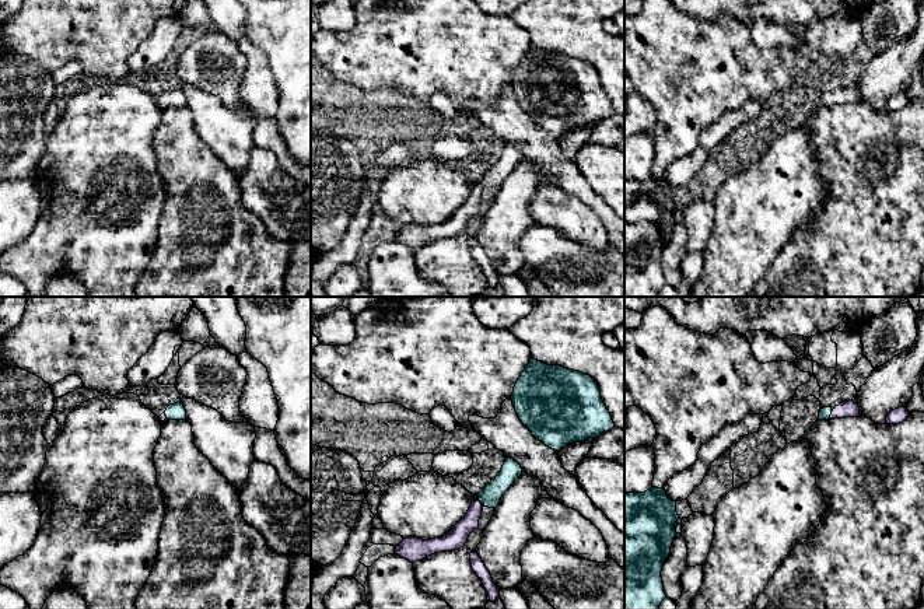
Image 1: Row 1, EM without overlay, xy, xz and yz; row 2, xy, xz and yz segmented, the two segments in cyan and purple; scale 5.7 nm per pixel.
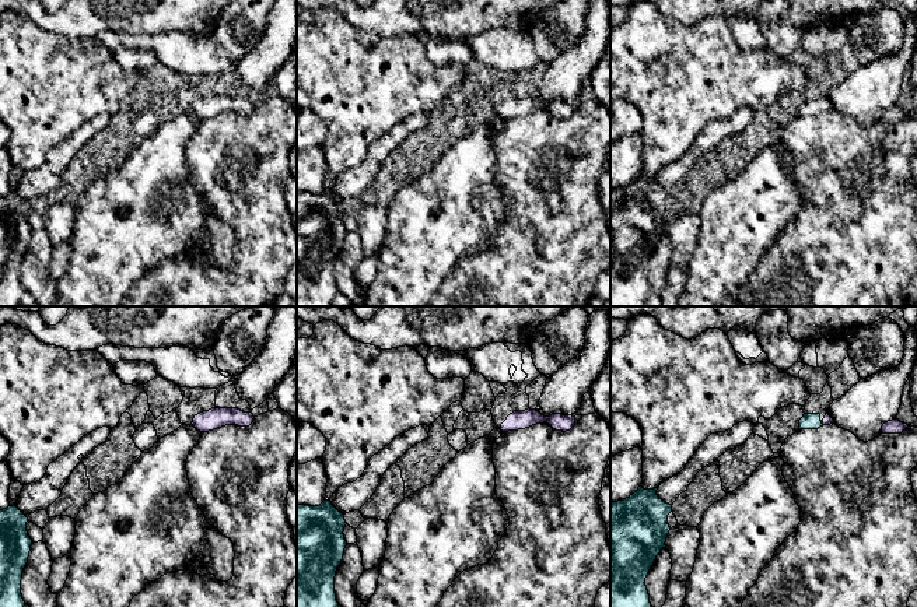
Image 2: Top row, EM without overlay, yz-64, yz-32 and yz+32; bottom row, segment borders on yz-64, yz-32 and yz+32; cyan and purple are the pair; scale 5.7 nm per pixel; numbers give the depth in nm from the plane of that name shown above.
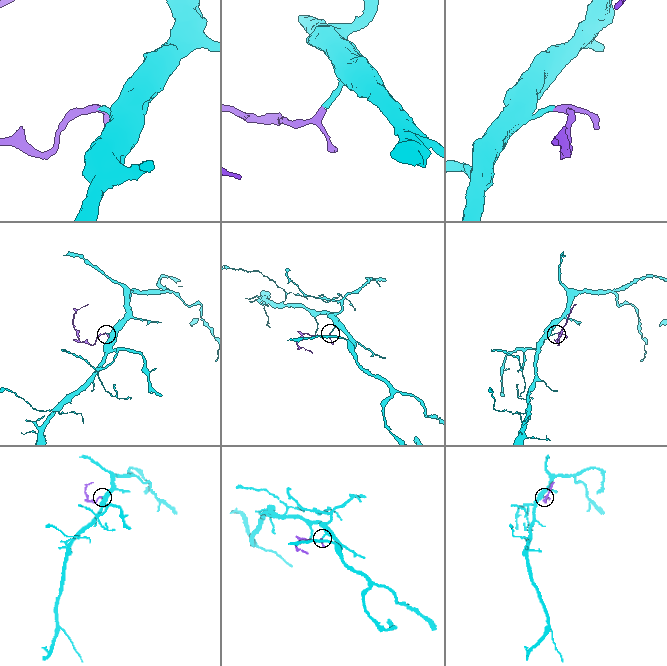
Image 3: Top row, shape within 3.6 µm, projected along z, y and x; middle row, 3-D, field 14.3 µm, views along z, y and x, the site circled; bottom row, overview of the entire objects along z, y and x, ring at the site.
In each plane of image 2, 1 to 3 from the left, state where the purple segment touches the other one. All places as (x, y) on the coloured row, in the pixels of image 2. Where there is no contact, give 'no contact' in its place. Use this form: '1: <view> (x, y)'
1: no contact
2: no contact
3: no contact

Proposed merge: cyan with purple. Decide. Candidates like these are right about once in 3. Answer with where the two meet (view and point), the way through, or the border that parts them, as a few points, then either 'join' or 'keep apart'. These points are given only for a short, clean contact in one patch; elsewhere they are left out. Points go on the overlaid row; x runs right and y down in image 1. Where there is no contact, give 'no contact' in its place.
meets cyan in yz at (830, 413); runs through yz (825, 413), (830, 413), (847, 409); join

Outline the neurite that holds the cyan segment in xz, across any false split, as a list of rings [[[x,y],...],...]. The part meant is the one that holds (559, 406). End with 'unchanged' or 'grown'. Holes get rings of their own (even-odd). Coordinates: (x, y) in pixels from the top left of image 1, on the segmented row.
[[[531,358],[511,400],[521,423],[554,451],[615,427],[594,378],[561,365]]]; unchanged

